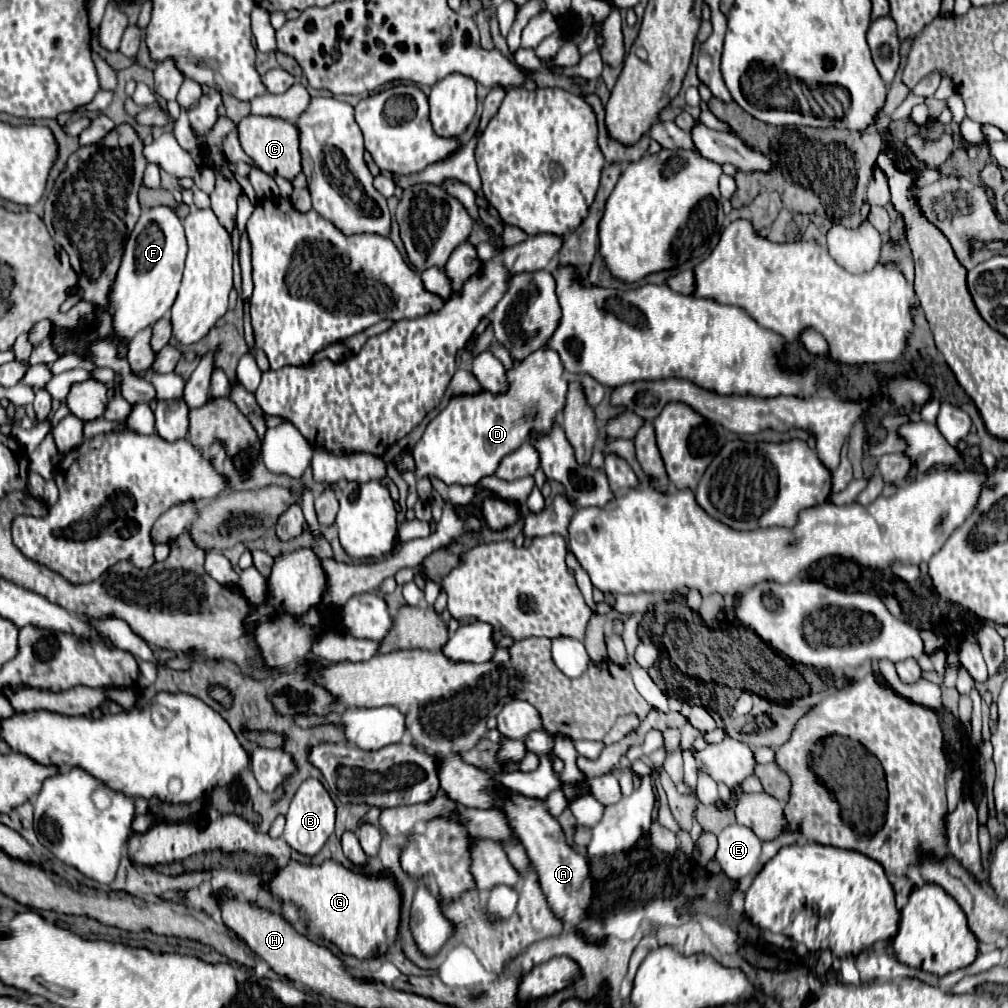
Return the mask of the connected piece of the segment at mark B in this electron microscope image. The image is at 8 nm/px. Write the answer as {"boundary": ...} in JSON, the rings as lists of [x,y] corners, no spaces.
{"boundary":[[[308,778],[300,786],[300,790],[296,792],[296,796],[290,804],[290,810],[286,814],[286,830],[284,830],[282,838],[300,854],[314,856],[322,850],[328,836],[334,832],[334,822],[336,822],[336,804],[332,802],[328,790],[322,786],[320,780]]]}

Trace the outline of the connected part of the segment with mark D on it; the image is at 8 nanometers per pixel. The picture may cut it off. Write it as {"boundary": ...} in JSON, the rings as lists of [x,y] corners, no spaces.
{"boundary":[[[540,348],[526,356],[520,362],[514,362],[510,370],[506,370],[508,386],[500,394],[492,394],[488,390],[482,390],[478,394],[462,394],[454,396],[448,406],[426,426],[422,438],[418,440],[416,448],[412,450],[412,456],[416,454],[416,476],[436,476],[446,486],[460,484],[470,486],[478,484],[486,476],[494,476],[502,458],[518,450],[522,444],[530,442],[532,436],[546,436],[550,434],[552,426],[556,424],[558,414],[564,412],[566,406],[566,394],[568,394],[568,380],[564,378],[564,366],[556,350]]]}

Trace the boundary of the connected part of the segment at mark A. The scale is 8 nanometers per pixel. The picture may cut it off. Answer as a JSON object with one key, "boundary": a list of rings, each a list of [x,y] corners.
{"boundary":[[[436,756],[436,766],[438,766],[438,778],[440,778],[440,788],[458,804],[462,806],[472,806],[472,808],[496,808],[504,812],[512,832],[518,836],[522,846],[528,852],[528,858],[536,866],[540,874],[540,886],[548,898],[548,904],[552,906],[554,914],[564,918],[570,924],[578,924],[590,906],[592,898],[592,884],[590,884],[590,870],[588,870],[588,860],[580,854],[576,854],[564,840],[562,828],[556,822],[556,818],[548,812],[548,806],[544,800],[528,798],[522,794],[506,792],[506,788],[494,780],[488,772],[466,764],[460,756]]]}

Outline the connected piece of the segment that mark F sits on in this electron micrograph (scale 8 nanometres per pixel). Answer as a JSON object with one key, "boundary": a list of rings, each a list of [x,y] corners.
{"boundary":[[[170,206],[142,208],[140,220],[124,248],[124,260],[116,276],[116,284],[112,286],[110,300],[114,306],[114,336],[134,336],[142,328],[152,326],[172,308],[182,280],[186,252],[188,242],[184,226],[174,210]]]}

